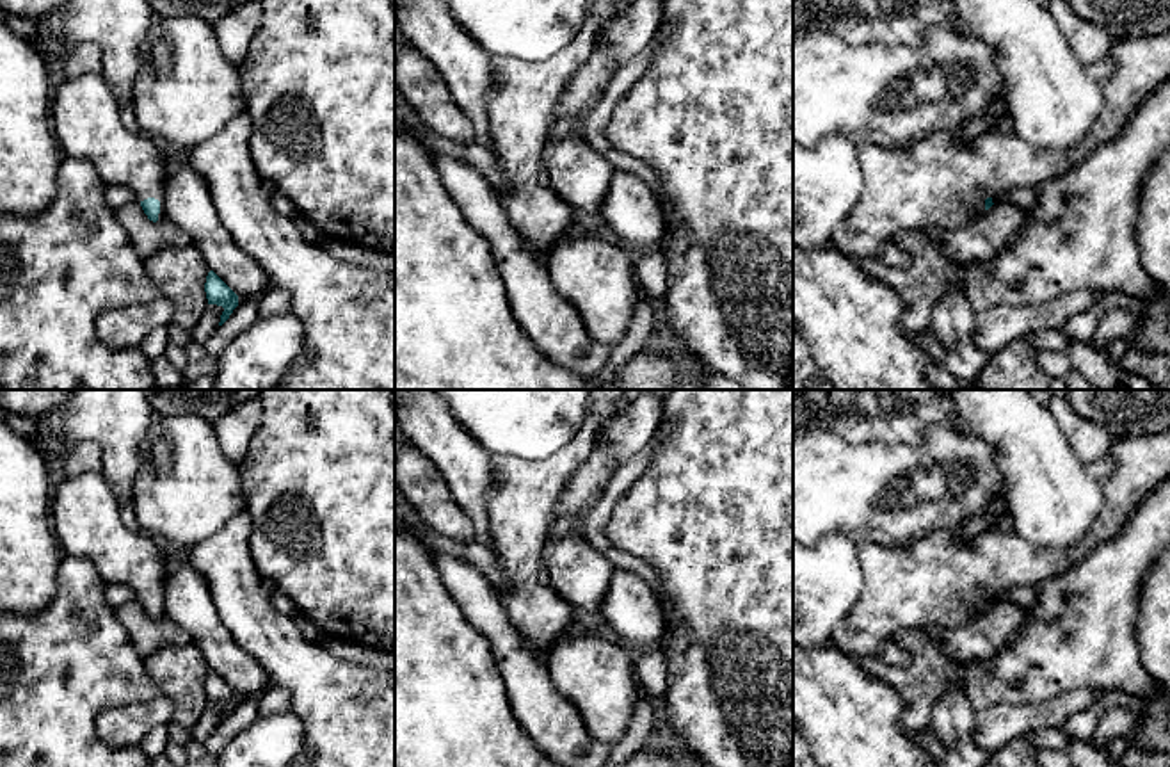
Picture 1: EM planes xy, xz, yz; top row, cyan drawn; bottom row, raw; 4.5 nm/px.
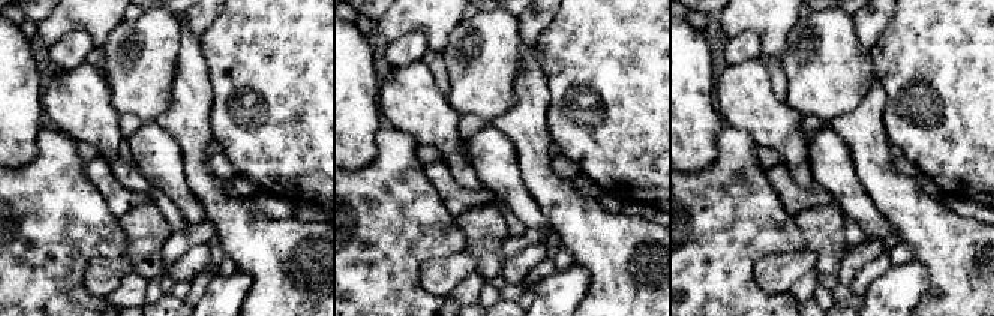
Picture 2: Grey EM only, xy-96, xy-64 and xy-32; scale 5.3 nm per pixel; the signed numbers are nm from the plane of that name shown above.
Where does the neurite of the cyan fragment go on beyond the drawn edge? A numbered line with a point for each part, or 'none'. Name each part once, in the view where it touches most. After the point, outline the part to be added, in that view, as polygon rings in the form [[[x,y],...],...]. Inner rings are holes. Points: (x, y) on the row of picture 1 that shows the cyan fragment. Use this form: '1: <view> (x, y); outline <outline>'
1: xy (86, 123); outline [[[103,73],[66,78],[52,100],[52,132],[66,157],[85,160],[107,183],[128,187],[135,201],[160,201],[165,215],[169,158],[162,144],[130,132]]]

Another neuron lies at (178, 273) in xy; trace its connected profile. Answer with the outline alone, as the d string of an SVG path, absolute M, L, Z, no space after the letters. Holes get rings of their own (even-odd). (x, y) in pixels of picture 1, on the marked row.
M194 244L167 247L144 260L158 290L174 306L172 322L190 331L208 308L204 292L210 267Z

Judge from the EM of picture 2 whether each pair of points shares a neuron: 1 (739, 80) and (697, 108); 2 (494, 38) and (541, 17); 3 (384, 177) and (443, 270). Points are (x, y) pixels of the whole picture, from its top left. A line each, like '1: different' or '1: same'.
1: different
2: different
3: different

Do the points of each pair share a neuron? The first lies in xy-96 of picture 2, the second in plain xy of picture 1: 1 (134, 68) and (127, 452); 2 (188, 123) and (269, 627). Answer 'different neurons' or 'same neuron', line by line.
1: different neurons
2: same neuron

